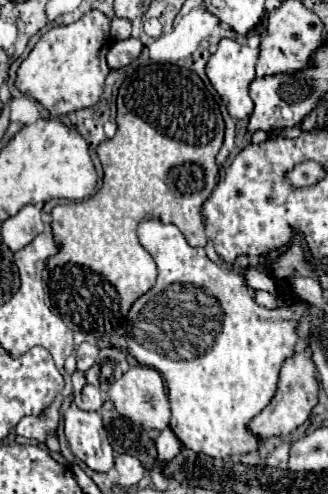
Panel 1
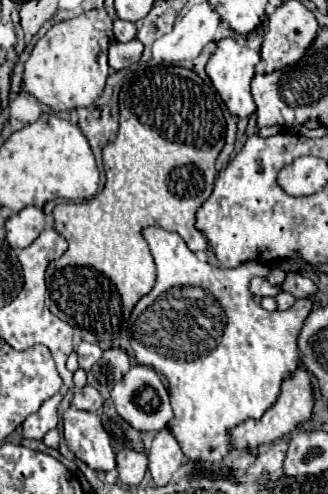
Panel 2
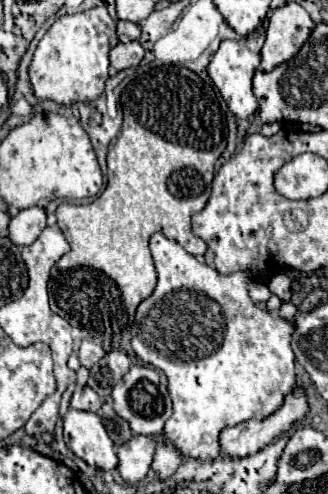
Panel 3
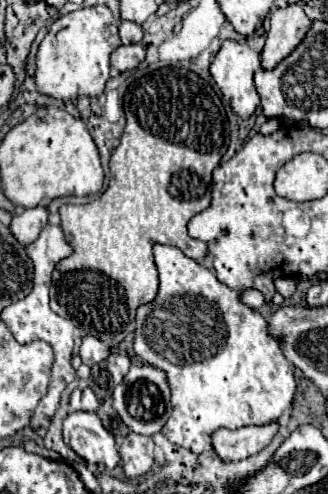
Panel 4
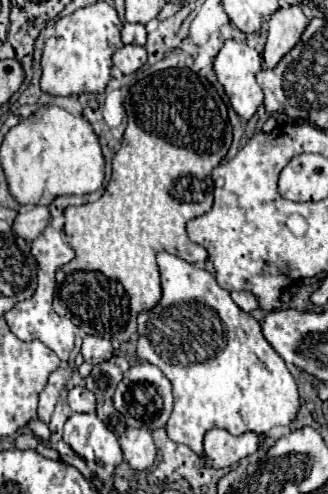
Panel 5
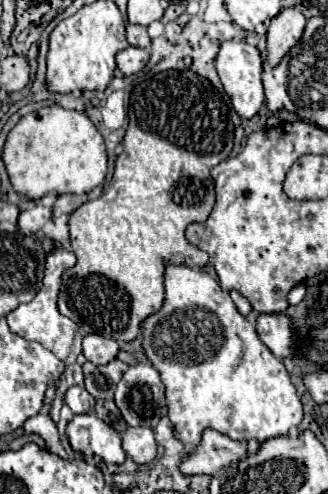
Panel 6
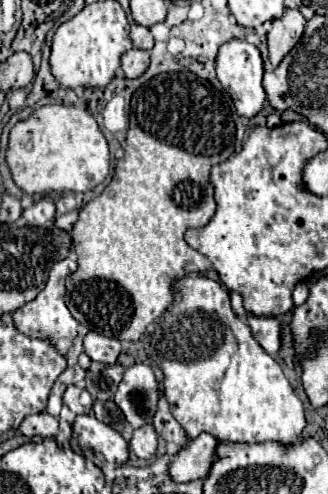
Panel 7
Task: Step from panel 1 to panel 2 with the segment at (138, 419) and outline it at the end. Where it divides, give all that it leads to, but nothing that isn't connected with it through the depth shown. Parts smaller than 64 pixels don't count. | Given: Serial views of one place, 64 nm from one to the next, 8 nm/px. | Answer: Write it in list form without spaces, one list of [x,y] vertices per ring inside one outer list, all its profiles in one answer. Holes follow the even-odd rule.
[[[140,364],[132,366],[124,374],[124,378],[114,384],[110,396],[112,396],[112,402],[116,406],[116,412],[140,432],[160,432],[172,420],[168,390],[164,388],[160,374],[150,366],[140,366]]]

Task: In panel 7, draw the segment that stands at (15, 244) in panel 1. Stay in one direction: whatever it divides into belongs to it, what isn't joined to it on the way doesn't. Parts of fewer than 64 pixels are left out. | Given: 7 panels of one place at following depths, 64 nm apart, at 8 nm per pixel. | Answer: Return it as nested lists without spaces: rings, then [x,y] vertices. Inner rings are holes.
[[[44,196],[42,200],[38,200],[34,206],[30,206],[30,208],[26,208],[24,212],[22,212],[22,218],[26,220],[26,226],[30,226],[30,228],[38,228],[38,226],[44,226],[48,220],[52,220],[54,218],[54,202],[48,198],[48,196]]]

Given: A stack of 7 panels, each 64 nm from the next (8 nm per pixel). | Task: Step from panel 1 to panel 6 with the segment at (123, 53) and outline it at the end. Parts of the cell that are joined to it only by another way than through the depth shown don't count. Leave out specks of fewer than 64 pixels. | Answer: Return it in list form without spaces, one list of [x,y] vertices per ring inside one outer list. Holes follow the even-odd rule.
[[[128,46],[126,50],[120,50],[116,54],[116,64],[124,76],[132,76],[132,74],[140,72],[146,66],[146,62],[148,62],[148,50],[146,48]]]

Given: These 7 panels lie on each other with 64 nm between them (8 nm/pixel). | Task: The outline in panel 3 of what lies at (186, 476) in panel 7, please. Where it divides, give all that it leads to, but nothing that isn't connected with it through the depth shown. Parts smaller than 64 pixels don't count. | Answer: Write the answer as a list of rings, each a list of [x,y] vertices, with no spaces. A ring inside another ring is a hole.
[[[296,386],[286,398],[284,404],[272,412],[272,416],[266,416],[264,420],[246,420],[242,424],[236,424],[232,428],[224,428],[220,434],[220,446],[222,452],[228,456],[250,456],[256,454],[258,450],[262,450],[264,446],[268,446],[270,442],[274,442],[278,436],[282,436],[284,432],[288,432],[292,428],[292,424],[296,424],[298,420],[302,420],[308,412],[308,400],[306,400],[306,392],[302,386]]]

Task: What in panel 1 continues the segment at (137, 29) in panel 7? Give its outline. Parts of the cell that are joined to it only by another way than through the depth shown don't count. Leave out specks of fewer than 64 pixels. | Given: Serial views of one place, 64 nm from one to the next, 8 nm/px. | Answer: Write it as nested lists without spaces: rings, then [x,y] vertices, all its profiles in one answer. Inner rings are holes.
[[[112,18],[112,22],[110,22],[110,36],[114,40],[130,38],[130,22],[124,20],[124,18]]]

